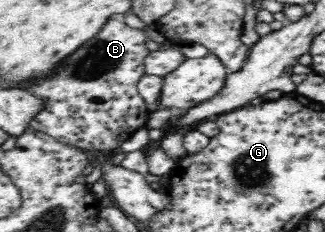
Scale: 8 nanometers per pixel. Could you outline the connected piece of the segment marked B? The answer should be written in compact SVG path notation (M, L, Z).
M110 19L96 36L81 44L65 59L59 60L48 76L22 83L21 86L31 95L43 100L41 109L33 114L29 126L49 134L62 144L83 151L118 151L121 144L128 140L136 130L147 127L148 116L151 114L146 100L138 92L137 84L146 73L144 60L151 52L146 47L146 42L152 36L152 28L146 26L144 29L134 29L126 23Z

